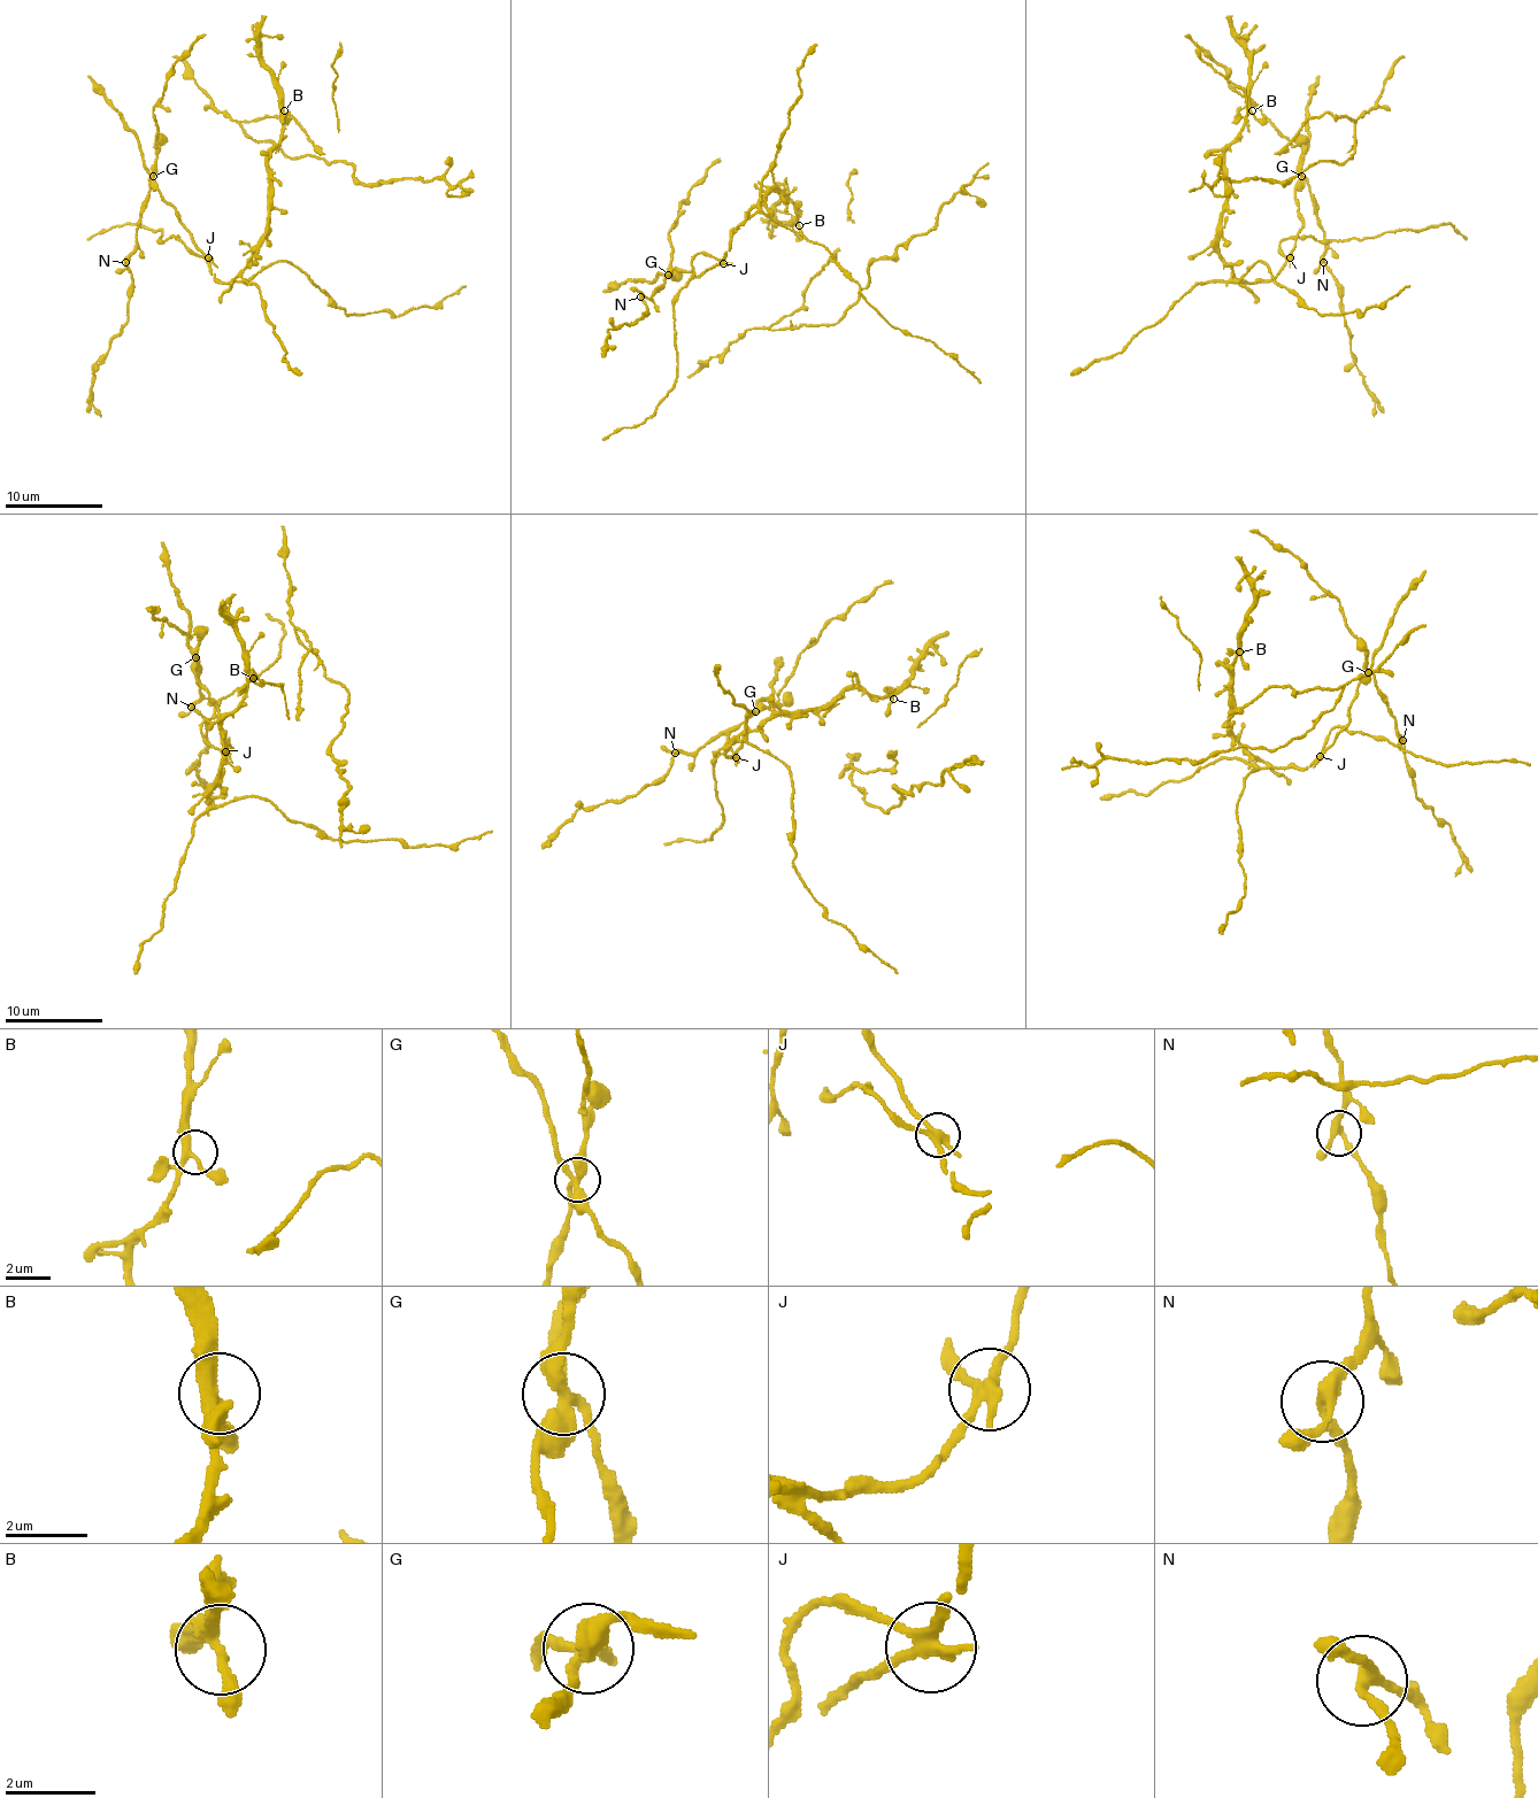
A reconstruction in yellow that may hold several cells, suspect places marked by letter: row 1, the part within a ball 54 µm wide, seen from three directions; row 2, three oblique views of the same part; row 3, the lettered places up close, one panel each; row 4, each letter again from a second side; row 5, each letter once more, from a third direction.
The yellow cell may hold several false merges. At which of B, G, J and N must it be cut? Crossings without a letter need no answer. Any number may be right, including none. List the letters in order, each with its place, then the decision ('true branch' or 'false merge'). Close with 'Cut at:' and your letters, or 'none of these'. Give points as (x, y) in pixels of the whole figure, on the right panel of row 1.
B: (1252, 110) | true branch
G: (1301, 176) | false merge
J: (1290, 257) | false merge
N: (1323, 262) | true branch
Cut at: G, J

